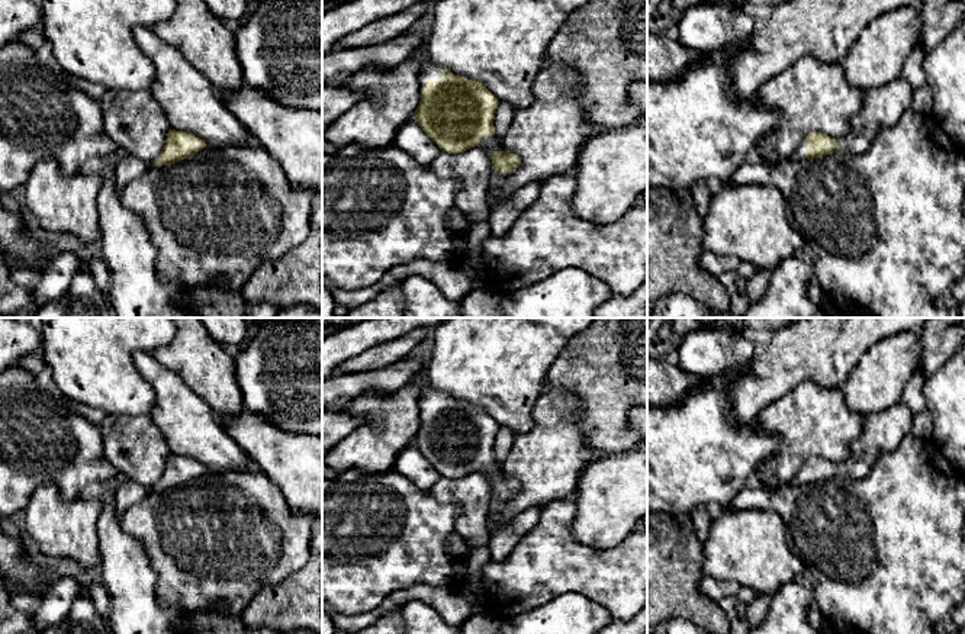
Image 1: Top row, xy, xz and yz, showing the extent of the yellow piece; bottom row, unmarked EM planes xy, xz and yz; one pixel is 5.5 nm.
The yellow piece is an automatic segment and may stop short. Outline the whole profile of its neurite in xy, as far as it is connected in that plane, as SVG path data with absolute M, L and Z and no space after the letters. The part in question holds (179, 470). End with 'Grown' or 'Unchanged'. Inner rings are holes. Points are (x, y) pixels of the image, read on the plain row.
M170 454L161 479L151 486L152 492L174 489L202 476L205 472L205 466L196 460Z. Unchanged

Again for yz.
M904 402L863 418L861 435L850 444L850 456L840 464L811 457L785 487L813 485L837 474L858 480L865 477L882 453L895 450L911 432L914 415Z. Grown

